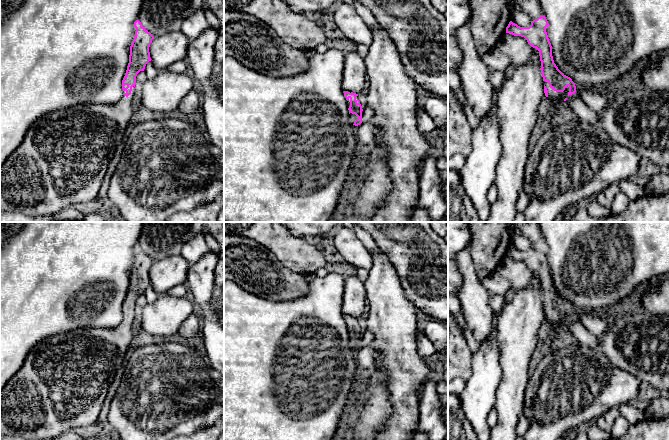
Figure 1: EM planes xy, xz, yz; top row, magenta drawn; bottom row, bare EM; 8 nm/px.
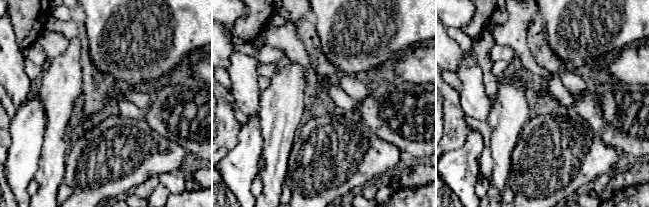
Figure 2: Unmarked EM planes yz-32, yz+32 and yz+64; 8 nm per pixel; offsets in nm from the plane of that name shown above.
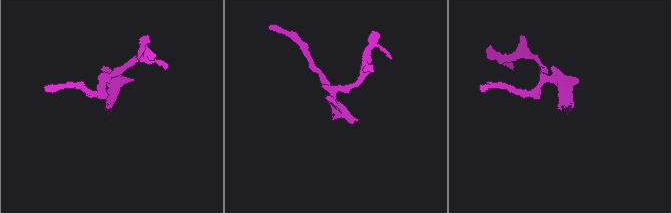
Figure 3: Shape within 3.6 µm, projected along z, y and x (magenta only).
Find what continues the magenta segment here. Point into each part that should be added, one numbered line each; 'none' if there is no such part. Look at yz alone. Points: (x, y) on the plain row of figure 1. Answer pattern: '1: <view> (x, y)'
1: yz (554, 321)

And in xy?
1: xy (64, 380)

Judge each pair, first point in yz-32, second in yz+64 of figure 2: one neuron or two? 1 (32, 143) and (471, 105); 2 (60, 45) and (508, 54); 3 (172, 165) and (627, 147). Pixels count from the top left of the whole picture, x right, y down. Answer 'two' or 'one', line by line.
1: two
2: two
3: two

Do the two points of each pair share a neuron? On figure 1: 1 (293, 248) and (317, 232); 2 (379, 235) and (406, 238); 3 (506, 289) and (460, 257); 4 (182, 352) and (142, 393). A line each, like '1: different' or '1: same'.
1: different
2: different
3: different
4: same

